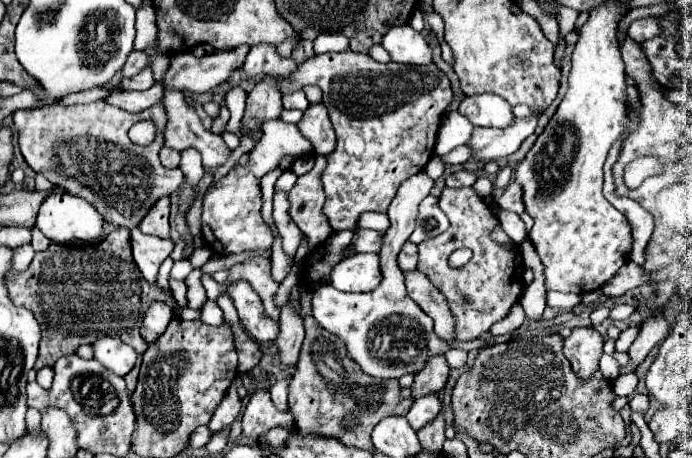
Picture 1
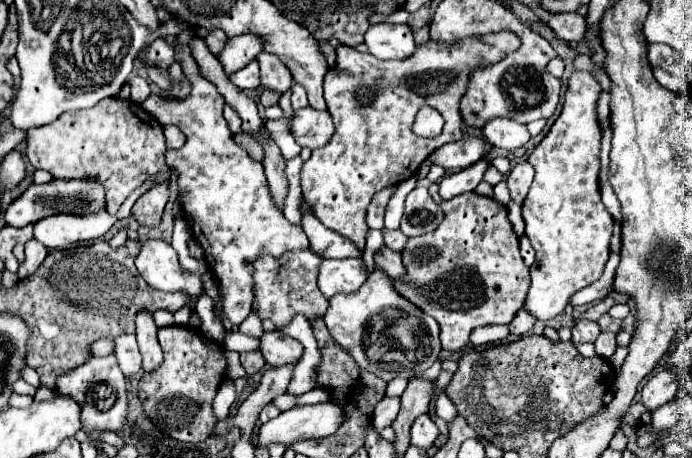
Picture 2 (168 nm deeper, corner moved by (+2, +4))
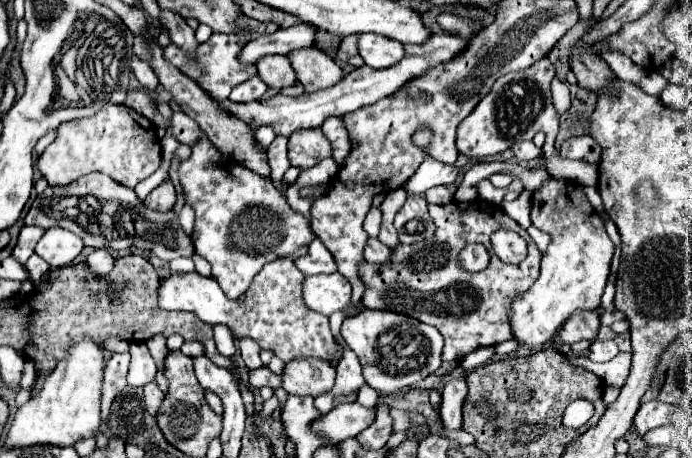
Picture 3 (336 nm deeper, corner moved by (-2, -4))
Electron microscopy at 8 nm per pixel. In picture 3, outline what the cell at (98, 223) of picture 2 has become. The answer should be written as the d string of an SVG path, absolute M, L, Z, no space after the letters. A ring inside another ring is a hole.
M52 227L48 229L36 245L36 255L40 255L50 267L64 267L74 261L82 251L84 243L78 235L68 229Z

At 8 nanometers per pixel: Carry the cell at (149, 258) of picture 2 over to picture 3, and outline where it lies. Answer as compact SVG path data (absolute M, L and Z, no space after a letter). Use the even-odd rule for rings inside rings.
M276 259L266 263L248 287L246 301L230 301L212 277L192 273L172 273L160 279L158 305L168 311L192 311L208 325L222 323L236 337L252 337L262 349L270 349L282 361L294 357L318 357L318 359L340 359L342 353L334 349L336 341L330 331L330 319L306 307L302 301L302 283L306 275L294 265L292 259Z

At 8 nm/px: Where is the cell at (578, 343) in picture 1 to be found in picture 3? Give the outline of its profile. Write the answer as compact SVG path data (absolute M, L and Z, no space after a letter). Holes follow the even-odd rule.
M590 311L590 313L574 313L574 317L570 317L570 321L566 321L566 325L560 331L560 339L564 343L578 343L578 341L594 341L598 337L600 331L600 315L598 311Z

